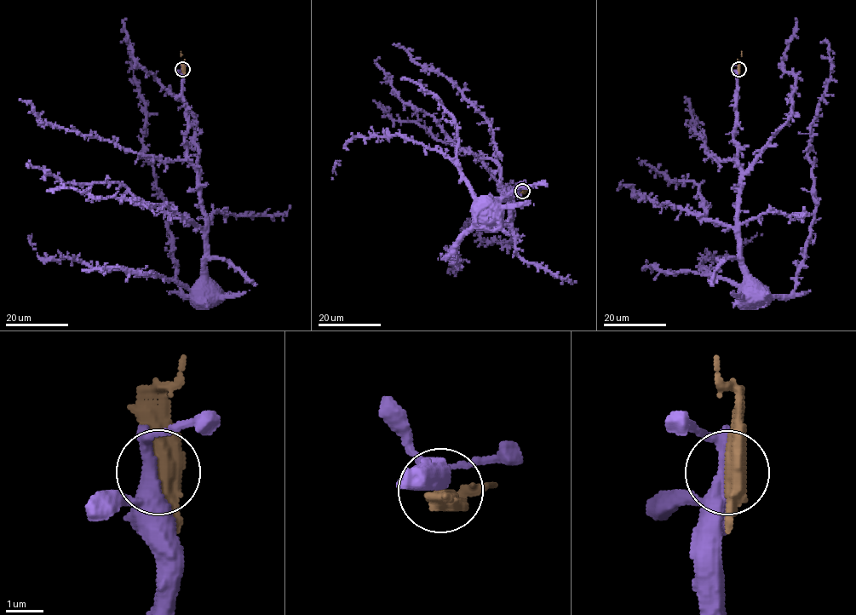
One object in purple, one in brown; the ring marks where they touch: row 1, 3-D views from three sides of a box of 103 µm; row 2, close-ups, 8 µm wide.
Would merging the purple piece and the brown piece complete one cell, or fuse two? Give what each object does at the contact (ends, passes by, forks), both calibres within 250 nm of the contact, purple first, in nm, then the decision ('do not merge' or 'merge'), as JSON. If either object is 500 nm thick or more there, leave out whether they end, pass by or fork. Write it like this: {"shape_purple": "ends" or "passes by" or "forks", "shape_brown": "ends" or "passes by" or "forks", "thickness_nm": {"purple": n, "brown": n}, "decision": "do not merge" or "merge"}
{"thickness_nm": {"purple": 320, "brown": 500}, "decision": "merge"}

